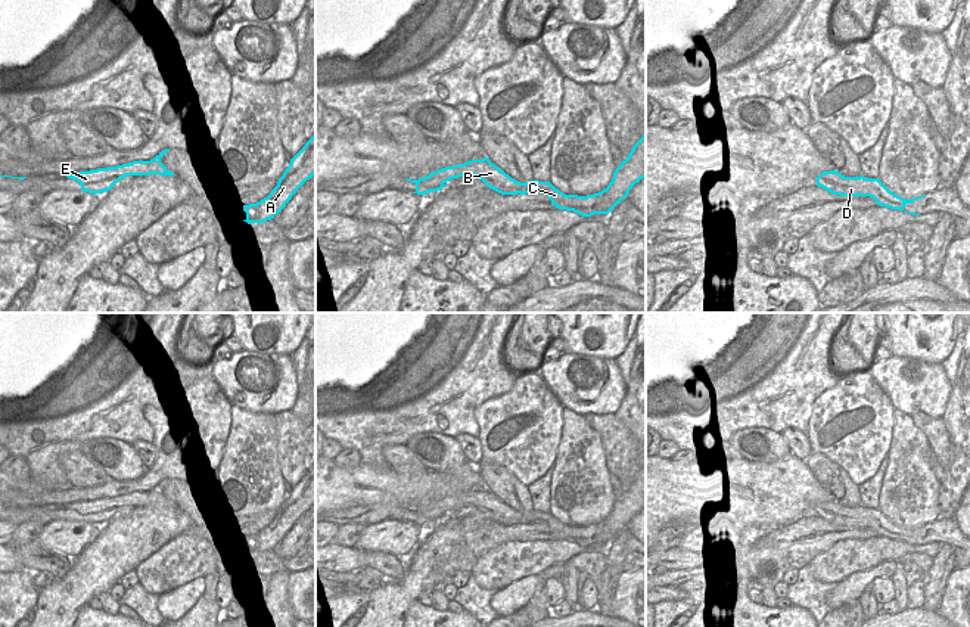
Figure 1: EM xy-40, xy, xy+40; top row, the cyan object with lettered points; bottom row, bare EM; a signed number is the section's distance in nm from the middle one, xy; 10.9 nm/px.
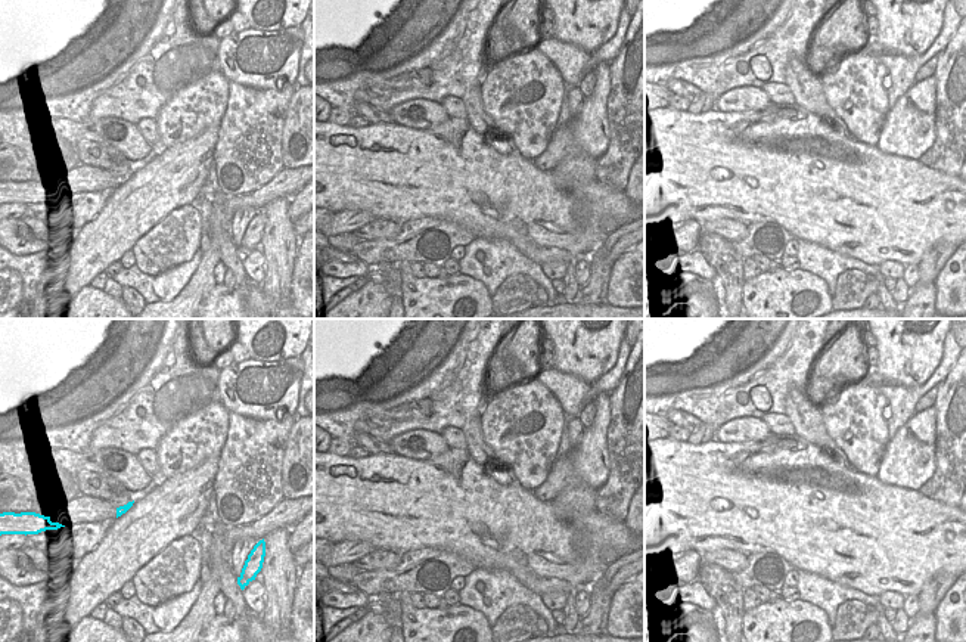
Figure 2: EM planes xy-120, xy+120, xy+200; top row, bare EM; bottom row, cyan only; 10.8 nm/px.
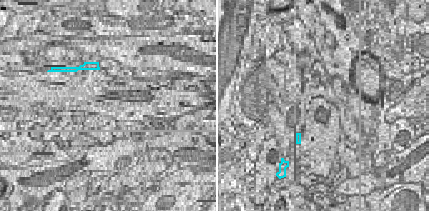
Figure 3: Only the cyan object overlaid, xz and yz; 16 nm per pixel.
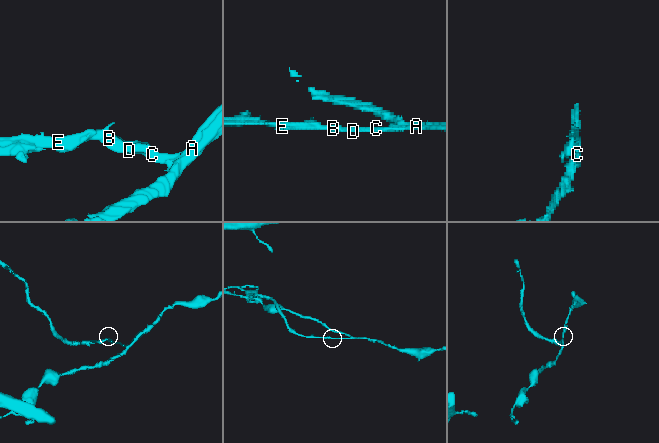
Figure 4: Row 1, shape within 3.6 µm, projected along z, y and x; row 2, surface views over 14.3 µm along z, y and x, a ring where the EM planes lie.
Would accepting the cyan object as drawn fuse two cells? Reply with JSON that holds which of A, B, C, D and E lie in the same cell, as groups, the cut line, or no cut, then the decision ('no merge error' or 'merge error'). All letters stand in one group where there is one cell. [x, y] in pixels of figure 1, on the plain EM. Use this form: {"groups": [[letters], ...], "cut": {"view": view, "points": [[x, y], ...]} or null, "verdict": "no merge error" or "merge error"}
{"groups": [["A"], ["B", "C", "D", "E"]], "cut": {"view": "xy+40", "points": [[874, 525], [882, 525], [894, 533], [910, 533]]}, "verdict": "merge error"}

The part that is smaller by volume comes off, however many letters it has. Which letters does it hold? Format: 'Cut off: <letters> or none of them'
Cut off: B, C, D, E

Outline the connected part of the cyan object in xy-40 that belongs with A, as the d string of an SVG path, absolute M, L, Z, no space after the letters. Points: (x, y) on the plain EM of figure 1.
M315 465L305 477L290 490L289 497L279 509L277 516L270 525L257 534L243 536L246 552L265 553L274 549L286 534L292 530L296 521L315 505Z

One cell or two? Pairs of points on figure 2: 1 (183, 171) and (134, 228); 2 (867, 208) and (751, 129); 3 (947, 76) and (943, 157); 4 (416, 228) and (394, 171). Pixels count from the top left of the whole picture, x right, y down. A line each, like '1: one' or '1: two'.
1: two
2: one
3: one
4: two

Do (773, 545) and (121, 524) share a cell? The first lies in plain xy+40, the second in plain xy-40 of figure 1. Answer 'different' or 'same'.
same

